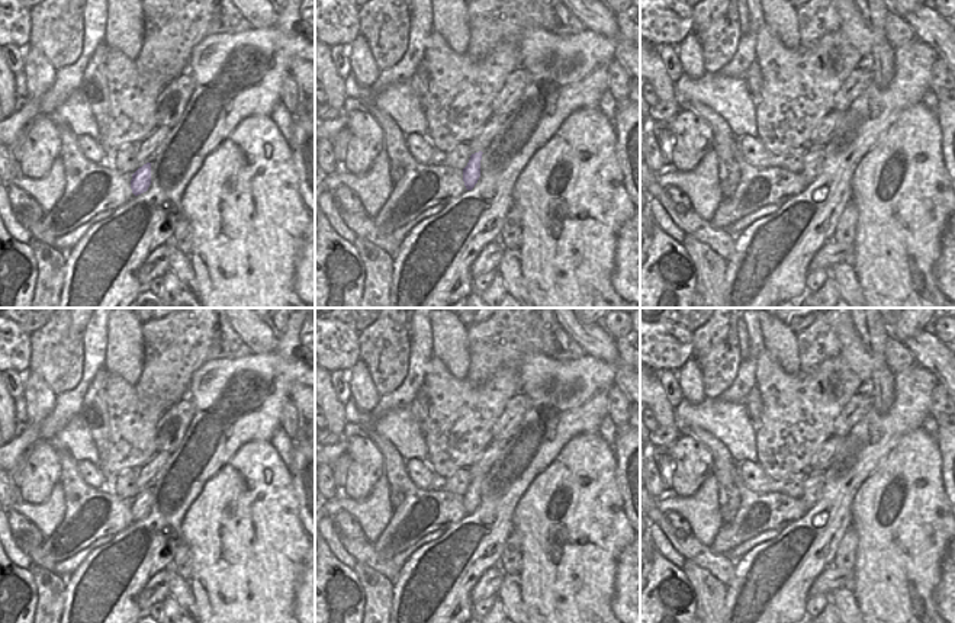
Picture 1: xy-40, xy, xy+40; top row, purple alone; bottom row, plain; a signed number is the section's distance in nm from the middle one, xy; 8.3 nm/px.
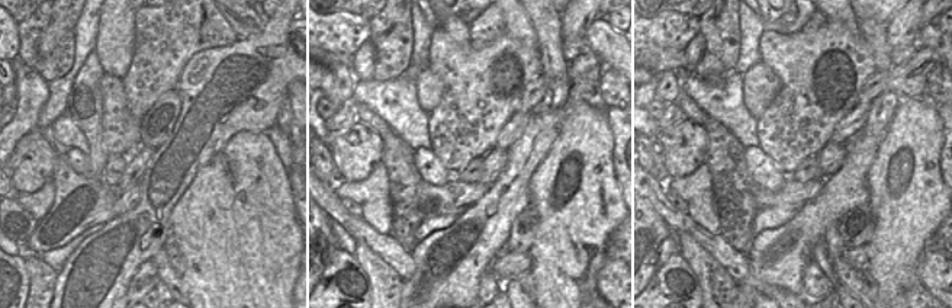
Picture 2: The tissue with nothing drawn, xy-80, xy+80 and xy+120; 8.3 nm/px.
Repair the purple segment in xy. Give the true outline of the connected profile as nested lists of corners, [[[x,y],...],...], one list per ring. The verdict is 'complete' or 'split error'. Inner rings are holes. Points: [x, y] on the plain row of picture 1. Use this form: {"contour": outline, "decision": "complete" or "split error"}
{"contour": [[[482,476],[470,481],[467,491],[463,494],[463,507],[467,516],[472,516],[480,502]]], "decision": "complete"}

